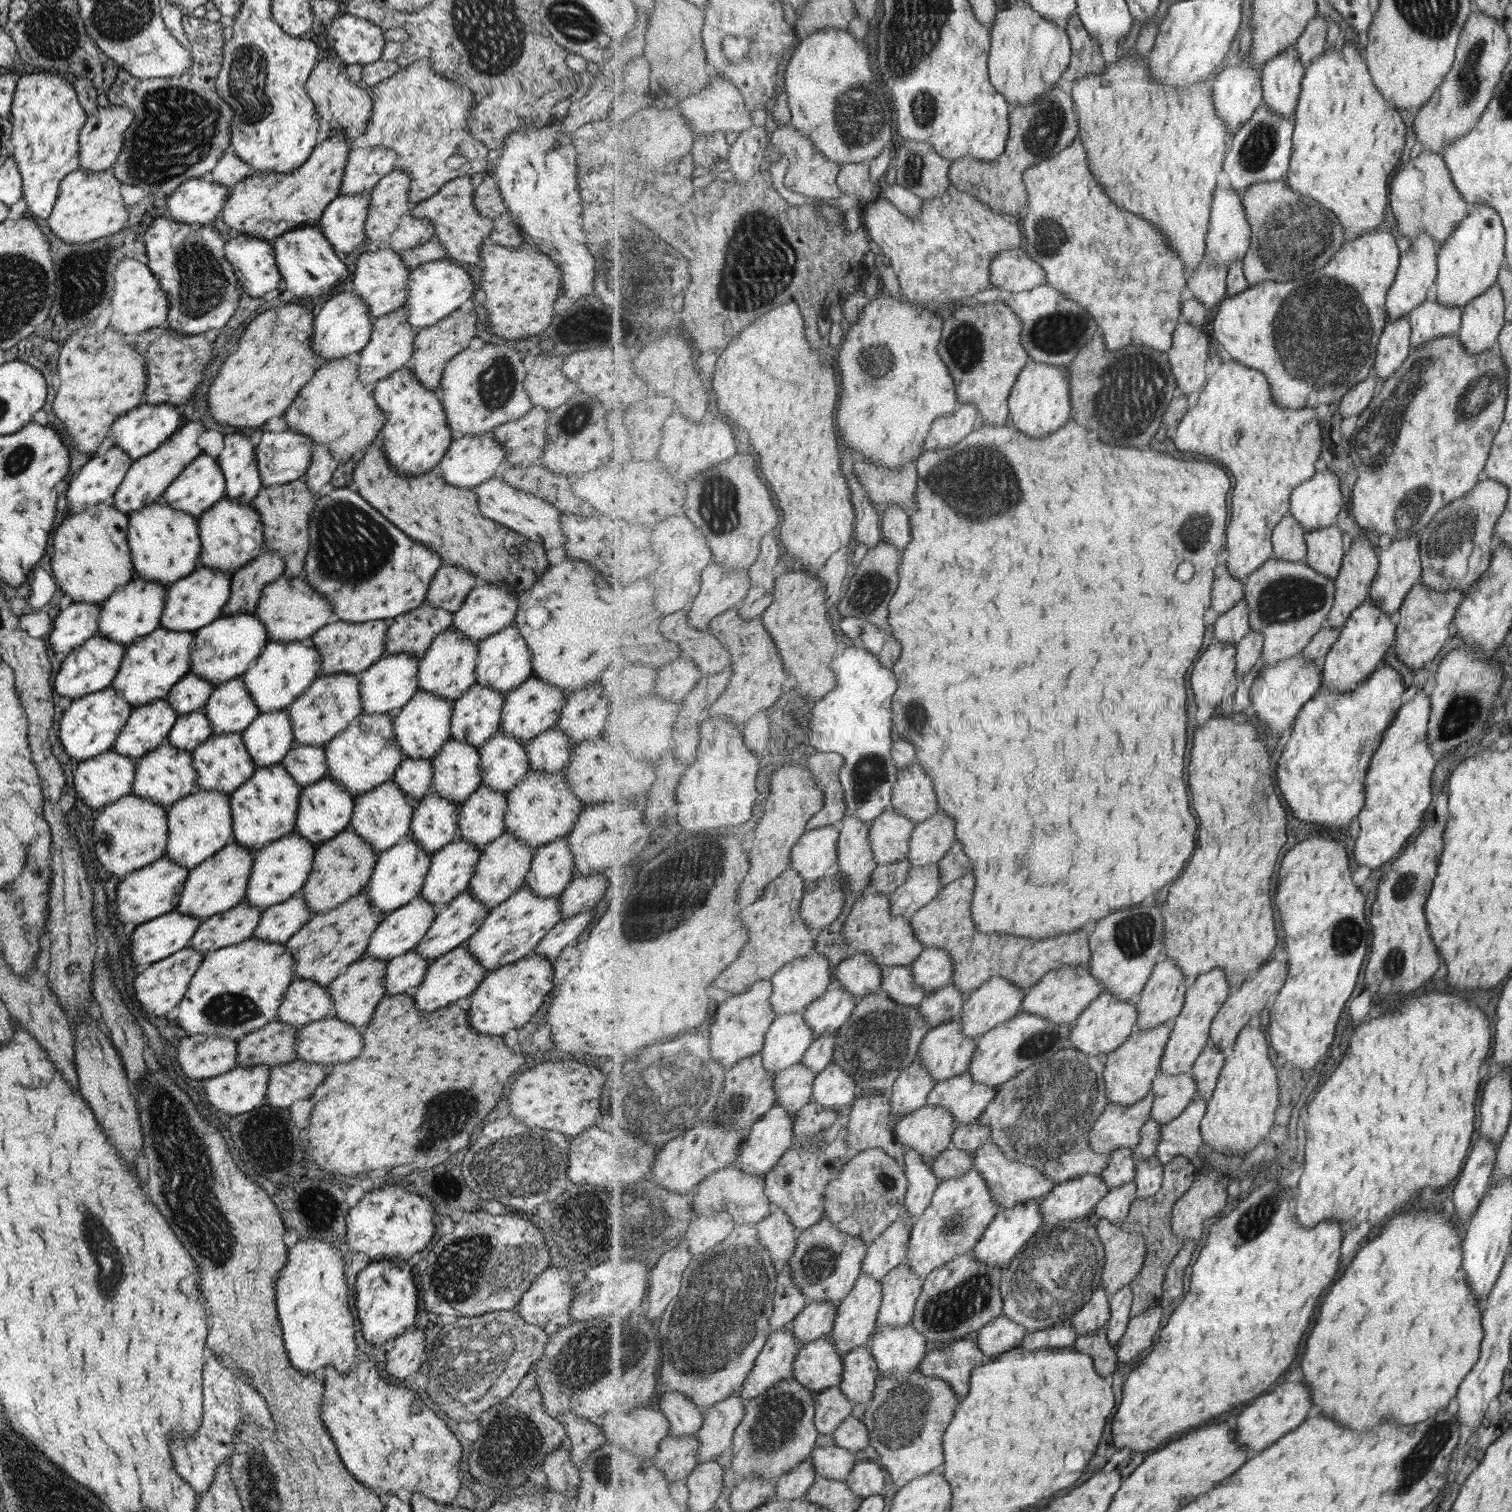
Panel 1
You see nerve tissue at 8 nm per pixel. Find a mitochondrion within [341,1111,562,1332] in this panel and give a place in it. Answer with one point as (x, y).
(458, 1271)

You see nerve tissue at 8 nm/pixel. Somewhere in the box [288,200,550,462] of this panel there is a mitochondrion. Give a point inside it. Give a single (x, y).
(497, 384)

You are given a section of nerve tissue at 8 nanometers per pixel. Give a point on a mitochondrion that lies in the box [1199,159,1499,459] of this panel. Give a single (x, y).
(1320, 333)

